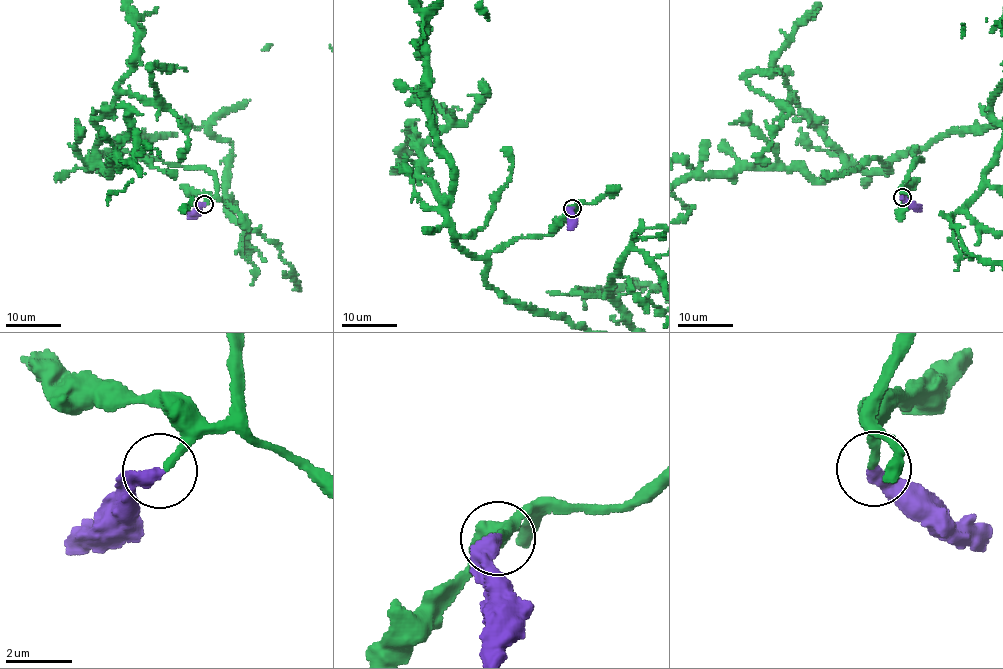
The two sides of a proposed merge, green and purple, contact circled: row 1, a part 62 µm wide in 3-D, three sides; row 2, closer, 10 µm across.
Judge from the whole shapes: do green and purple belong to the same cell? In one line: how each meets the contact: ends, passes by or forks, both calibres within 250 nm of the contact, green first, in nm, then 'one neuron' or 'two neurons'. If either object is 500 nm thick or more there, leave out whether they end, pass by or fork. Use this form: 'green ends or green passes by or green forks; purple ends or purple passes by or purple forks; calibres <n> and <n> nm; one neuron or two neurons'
green ends; purple ends; calibres 240 and 400 nm; one neuron

